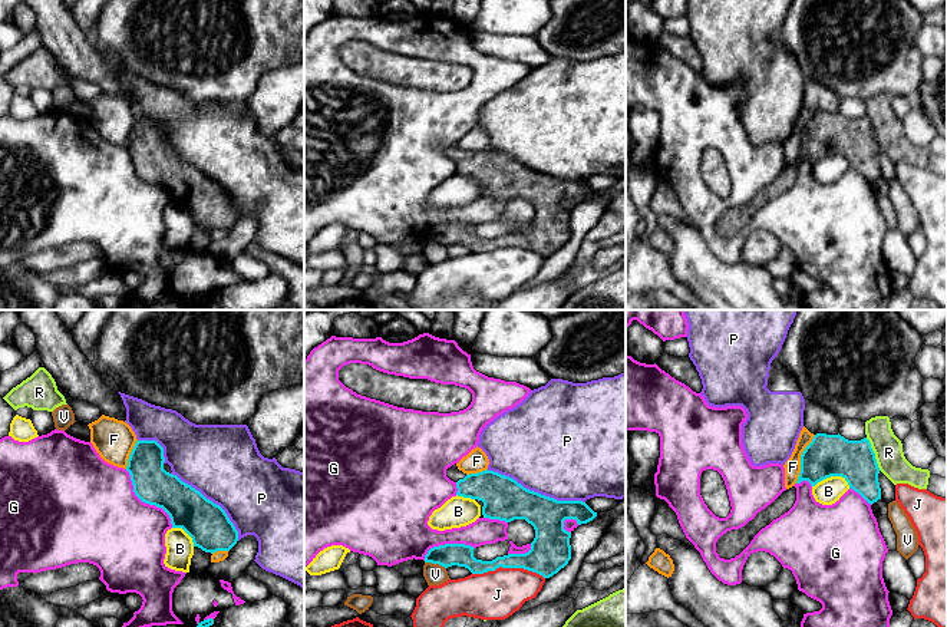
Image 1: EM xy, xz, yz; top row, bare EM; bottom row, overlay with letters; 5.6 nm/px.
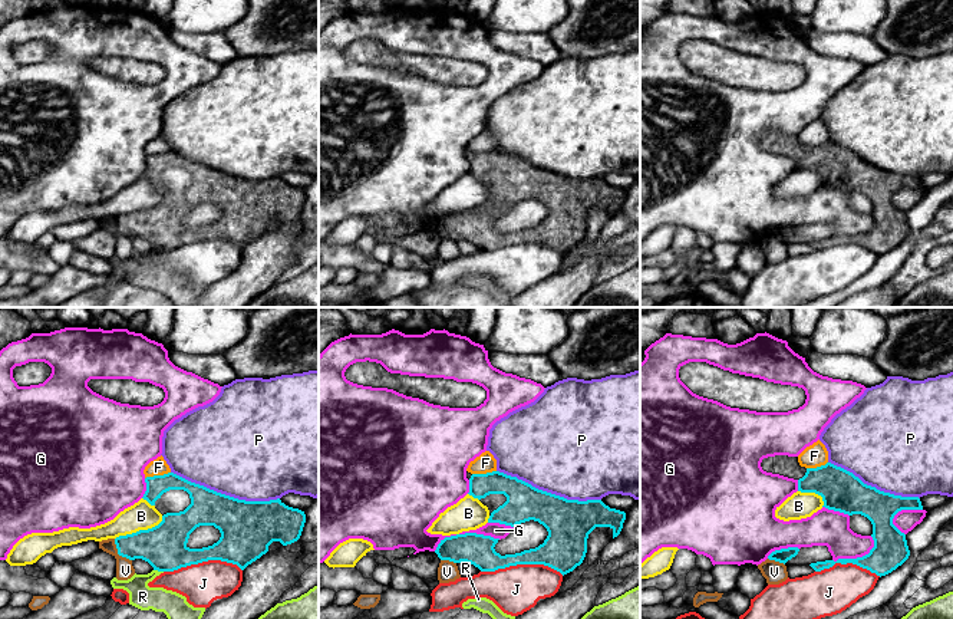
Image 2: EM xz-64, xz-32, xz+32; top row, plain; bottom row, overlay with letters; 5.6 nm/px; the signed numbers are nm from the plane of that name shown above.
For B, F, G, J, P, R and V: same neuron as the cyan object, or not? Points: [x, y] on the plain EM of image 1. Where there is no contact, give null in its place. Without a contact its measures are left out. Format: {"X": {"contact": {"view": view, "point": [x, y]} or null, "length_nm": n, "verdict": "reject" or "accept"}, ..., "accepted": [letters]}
{"B": {"contact": {"view": "yz", "point": [831, 154]}, "length_nm": 220, "verdict": "reject"}, "F": {"contact": {"view": "yz", "point": [801, 138]}, "length_nm": 300, "verdict": "reject"}, "G": {"contact": {"view": "xy", "point": [145, 181]}, "length_nm": 420, "verdict": "reject"}, "J": {"contact": {"view": "xz", "point": [508, 246]}, "length_nm": 400, "verdict": "reject"}, "P": {"contact": {"view": "xz", "point": [535, 171]}, "length_nm": 600, "verdict": "reject"}, "R": {"contact": {"view": "yz", "point": [874, 132]}, "length_nm": 200, "verdict": "reject"}, "V": {"contact": {"view": "xz", "point": [435, 241]}, "length_nm": 130, "verdict": "reject"}, "accepted": []}

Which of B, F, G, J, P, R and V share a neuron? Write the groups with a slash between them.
B / F / G / J / P / R / V

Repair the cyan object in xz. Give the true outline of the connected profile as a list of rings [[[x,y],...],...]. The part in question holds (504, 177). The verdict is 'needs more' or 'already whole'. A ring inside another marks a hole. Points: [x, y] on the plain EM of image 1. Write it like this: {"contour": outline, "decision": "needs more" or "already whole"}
{"contour": [[[488,148],[466,154],[456,161],[456,166],[458,175],[484,181],[484,197],[505,201],[525,198],[535,208],[531,228],[525,232],[508,232],[492,240],[482,240],[474,235],[475,227],[471,224],[445,222],[430,227],[425,234],[425,241],[445,247],[465,245],[472,253],[484,253],[502,245],[524,247],[550,257],[571,238],[571,211],[564,208],[564,199],[575,198],[581,204],[597,195],[597,191],[583,179],[557,179]]], "decision": "already whole"}

